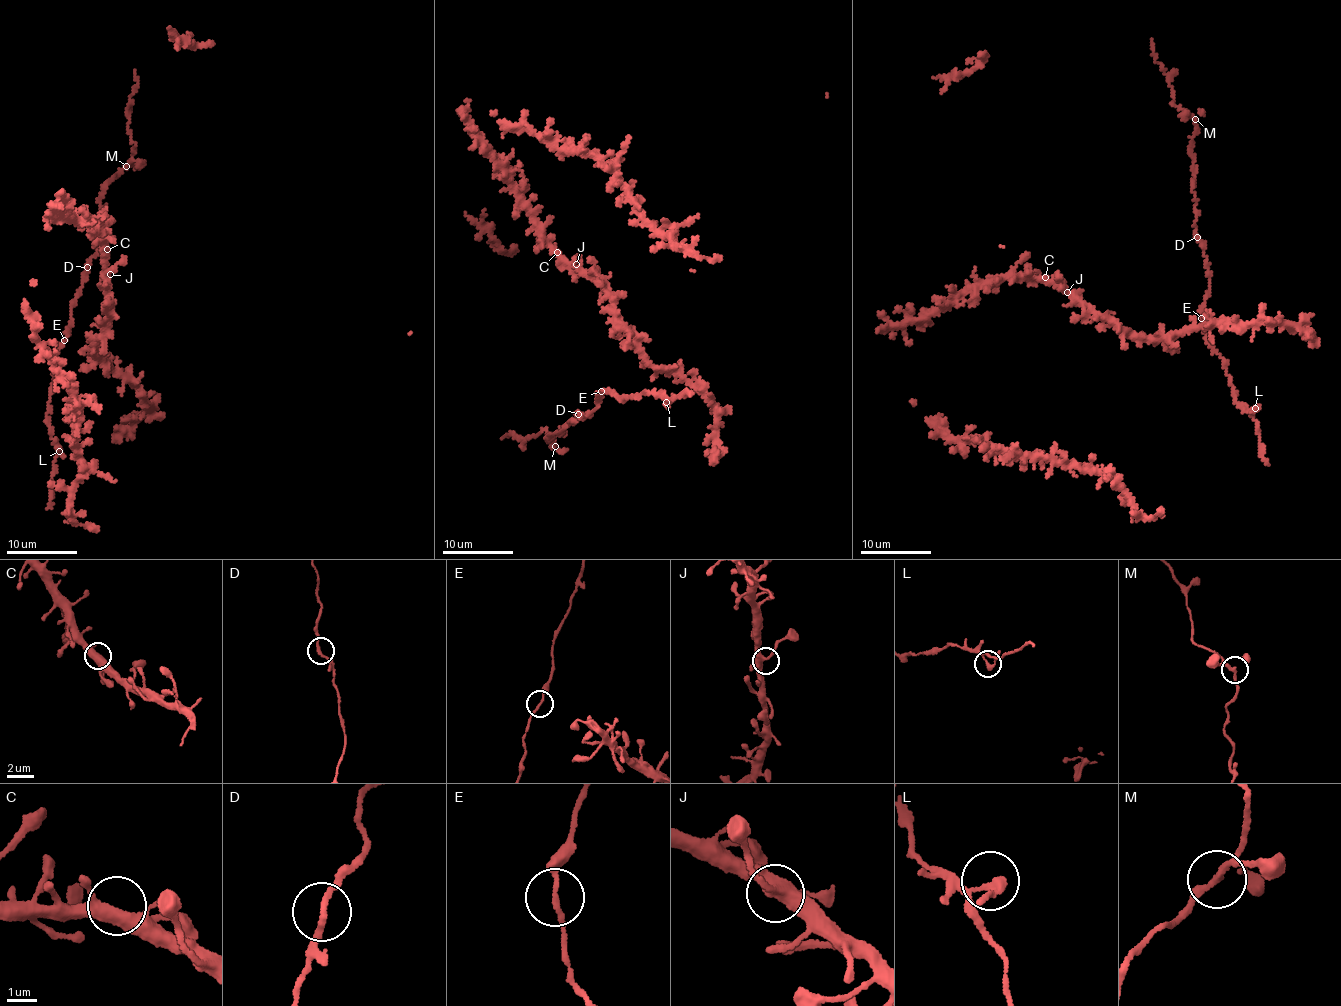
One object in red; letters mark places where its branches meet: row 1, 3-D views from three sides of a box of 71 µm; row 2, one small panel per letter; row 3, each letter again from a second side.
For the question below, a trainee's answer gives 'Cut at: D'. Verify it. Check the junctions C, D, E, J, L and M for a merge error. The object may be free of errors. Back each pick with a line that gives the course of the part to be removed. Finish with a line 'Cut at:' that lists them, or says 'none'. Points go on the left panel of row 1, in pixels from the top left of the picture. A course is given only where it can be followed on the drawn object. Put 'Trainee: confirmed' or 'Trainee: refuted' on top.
Trainee: refuted
Cut at: none

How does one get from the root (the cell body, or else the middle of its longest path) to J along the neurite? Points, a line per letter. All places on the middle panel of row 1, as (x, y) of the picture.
J: (555, 252), (557, 257), (576, 264)

